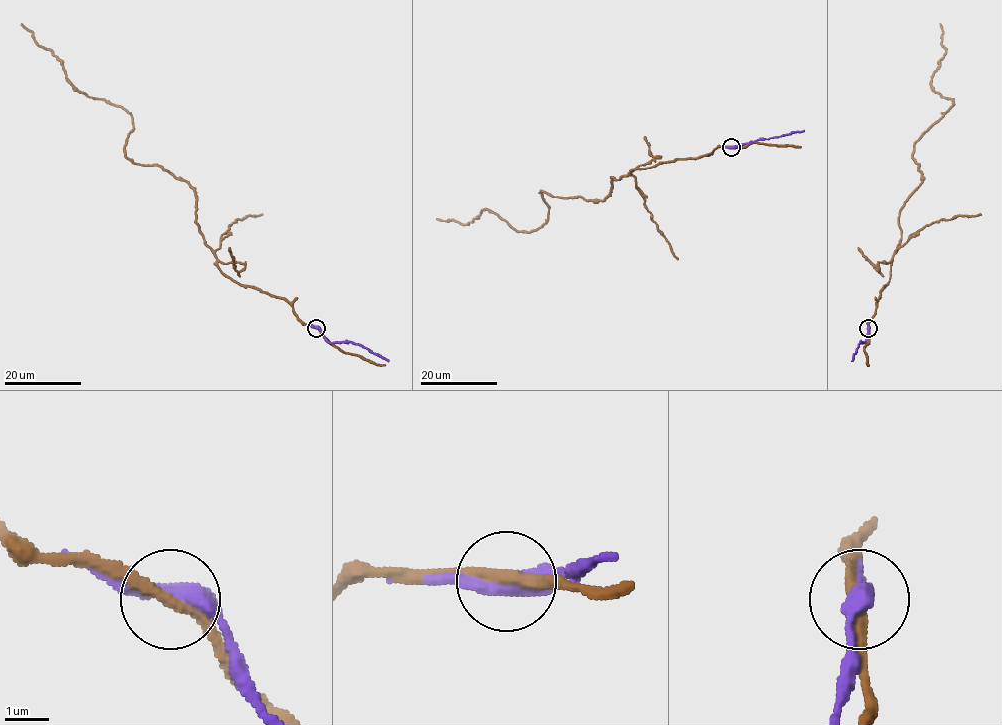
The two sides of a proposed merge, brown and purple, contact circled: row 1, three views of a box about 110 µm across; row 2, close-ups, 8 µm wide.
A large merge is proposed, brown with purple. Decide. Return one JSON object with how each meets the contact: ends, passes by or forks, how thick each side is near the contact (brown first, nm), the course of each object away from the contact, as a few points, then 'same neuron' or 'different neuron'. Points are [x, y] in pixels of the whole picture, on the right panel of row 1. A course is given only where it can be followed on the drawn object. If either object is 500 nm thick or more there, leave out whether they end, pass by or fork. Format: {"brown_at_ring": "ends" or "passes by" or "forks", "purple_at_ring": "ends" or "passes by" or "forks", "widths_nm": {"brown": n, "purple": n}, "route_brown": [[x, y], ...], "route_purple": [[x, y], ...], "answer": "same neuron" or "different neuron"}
{"brown_at_ring": "passes by", "purple_at_ring": "passes by", "widths_nm": {"brown": 260, "purple": 400}, "route_brown": [[868, 328], [901, 238], [899, 210], [922, 182], [915, 142], [953, 105], [931, 84], [945, 52], [940, 24]], "route_purple": [[868, 328], [864, 342], [860, 341], [852, 361]], "answer": "different neuron"}

